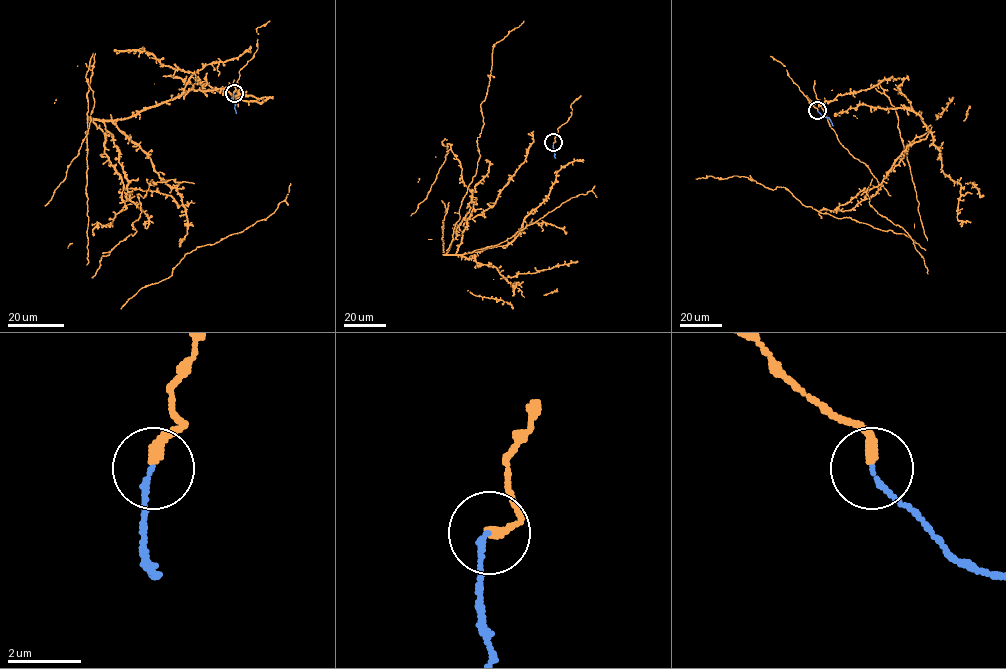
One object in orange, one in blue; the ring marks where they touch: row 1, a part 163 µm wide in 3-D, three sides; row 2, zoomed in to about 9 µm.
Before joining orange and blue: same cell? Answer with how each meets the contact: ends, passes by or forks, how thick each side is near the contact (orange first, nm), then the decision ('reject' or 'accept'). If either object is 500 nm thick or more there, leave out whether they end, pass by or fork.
orange ends; blue ends; calibres 280 and 120 nm; accept

